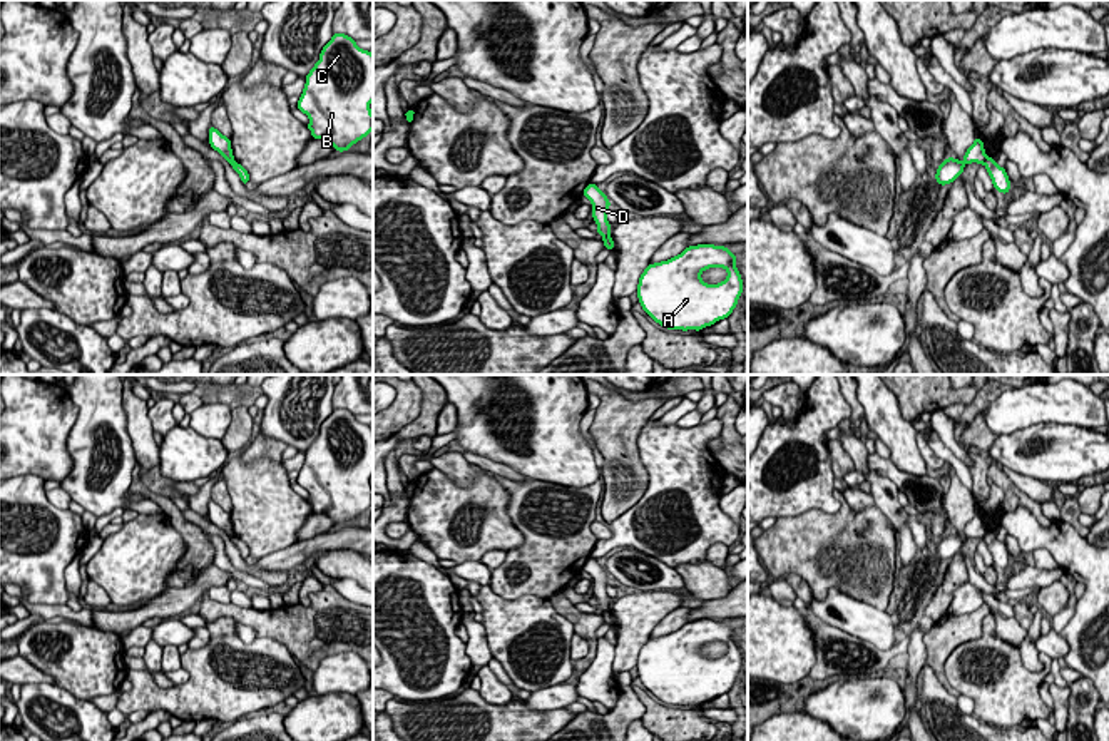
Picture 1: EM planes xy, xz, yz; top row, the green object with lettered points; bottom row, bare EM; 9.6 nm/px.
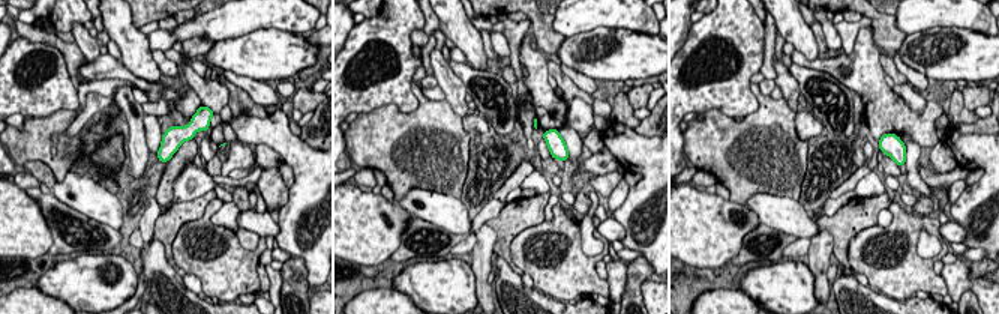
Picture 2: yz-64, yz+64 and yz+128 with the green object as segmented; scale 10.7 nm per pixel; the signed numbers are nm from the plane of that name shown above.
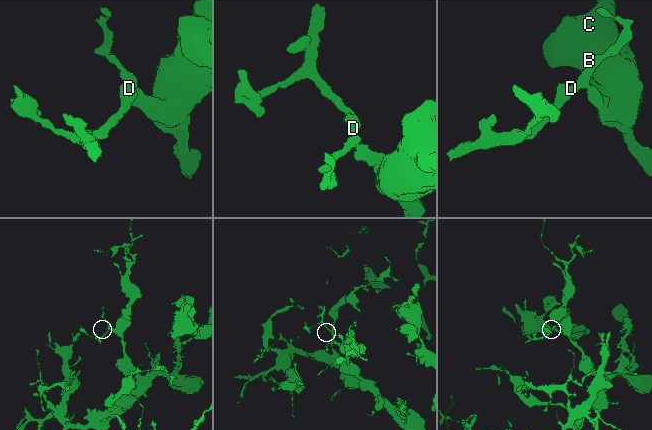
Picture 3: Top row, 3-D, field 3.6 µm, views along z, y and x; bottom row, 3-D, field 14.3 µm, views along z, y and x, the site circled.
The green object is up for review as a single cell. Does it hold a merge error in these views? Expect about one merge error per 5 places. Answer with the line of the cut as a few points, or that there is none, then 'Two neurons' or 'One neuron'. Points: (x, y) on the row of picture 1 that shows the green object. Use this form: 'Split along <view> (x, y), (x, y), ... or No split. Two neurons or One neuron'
Split along yz (987, 158), (982, 163). Two neurons

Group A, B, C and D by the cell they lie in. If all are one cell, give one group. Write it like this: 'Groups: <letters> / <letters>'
Groups: A B C / D

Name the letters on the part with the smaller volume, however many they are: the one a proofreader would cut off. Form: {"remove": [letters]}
{"remove": ["D"]}

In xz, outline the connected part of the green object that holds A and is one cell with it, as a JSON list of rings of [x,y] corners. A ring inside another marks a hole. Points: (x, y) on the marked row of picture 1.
[[[698,244],[667,261],[651,263],[641,274],[637,298],[642,309],[667,330],[696,330],[728,318],[743,294],[738,258],[726,246]],[[724,268],[728,278],[708,284],[701,273]]]

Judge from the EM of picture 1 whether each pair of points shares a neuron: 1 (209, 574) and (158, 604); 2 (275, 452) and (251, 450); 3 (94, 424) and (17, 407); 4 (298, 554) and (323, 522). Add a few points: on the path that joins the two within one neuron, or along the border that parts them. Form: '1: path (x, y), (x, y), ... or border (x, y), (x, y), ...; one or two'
1: path (196, 587), (183, 601), (171, 603); one
2: path (270, 450), (256, 450); one
3: border (67, 392), (77, 408), (67, 439), (72, 459); two
4: border (338, 527), (298, 541); two

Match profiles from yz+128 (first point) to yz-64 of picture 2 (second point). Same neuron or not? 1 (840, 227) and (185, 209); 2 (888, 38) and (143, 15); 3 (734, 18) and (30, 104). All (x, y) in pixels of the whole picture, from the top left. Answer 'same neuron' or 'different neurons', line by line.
1: same neuron
2: same neuron
3: same neuron

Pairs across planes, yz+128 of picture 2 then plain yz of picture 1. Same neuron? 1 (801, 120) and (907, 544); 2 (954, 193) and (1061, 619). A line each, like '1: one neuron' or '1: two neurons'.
1: two neurons
2: one neuron

